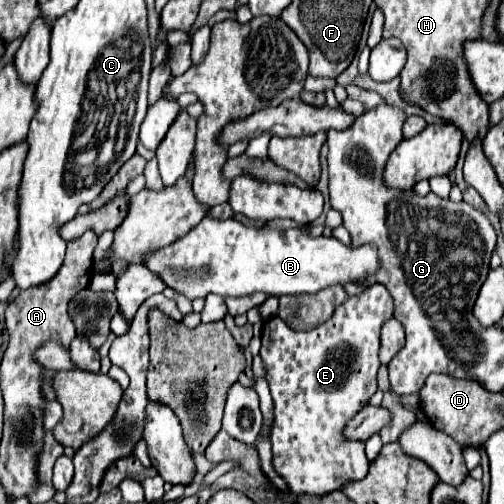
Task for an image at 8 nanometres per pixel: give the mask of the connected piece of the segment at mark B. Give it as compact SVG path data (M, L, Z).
M204 216L202 222L188 232L184 238L158 248L146 256L146 268L162 276L164 284L178 294L186 296L190 302L196 298L206 298L208 294L218 294L222 298L228 296L250 296L254 292L266 292L268 296L284 296L284 294L314 294L322 288L346 282L362 282L368 274L378 270L378 252L374 246L366 244L360 248L350 248L338 242L336 238L324 236L308 236L302 230L280 230L272 226L248 228L234 218L216 220L212 216Z

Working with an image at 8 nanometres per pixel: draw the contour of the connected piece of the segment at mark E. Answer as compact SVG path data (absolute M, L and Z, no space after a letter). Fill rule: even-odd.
M374 284L363 293L349 299L336 308L332 326L320 326L308 332L294 332L276 318L264 323L260 356L268 372L268 384L274 398L274 426L270 432L272 450L274 450L274 468L288 482L292 494L308 496L326 496L330 492L342 490L348 482L362 480L368 472L368 458L364 454L362 442L346 442L342 438L344 424L368 404L370 396L378 390L376 372L378 372L378 348L380 348L380 328L392 318L392 296L382 284Z

